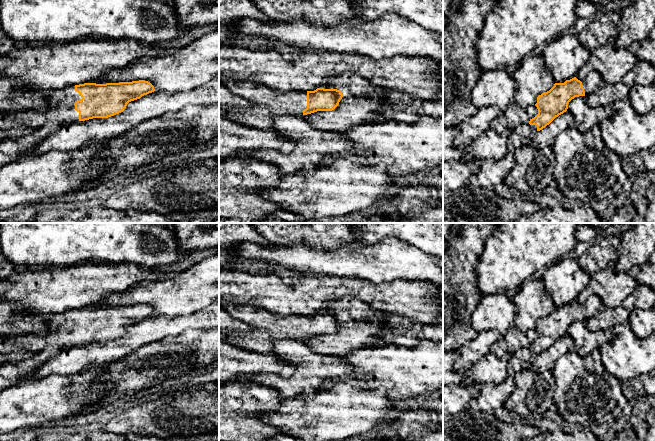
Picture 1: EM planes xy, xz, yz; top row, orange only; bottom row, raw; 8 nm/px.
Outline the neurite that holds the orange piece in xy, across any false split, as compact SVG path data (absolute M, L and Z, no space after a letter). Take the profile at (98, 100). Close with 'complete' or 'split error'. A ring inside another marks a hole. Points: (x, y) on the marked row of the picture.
M145 80L73 85L47 95L44 119L64 126L93 118L108 118L123 112L129 102L154 91L154 86Z; split error

